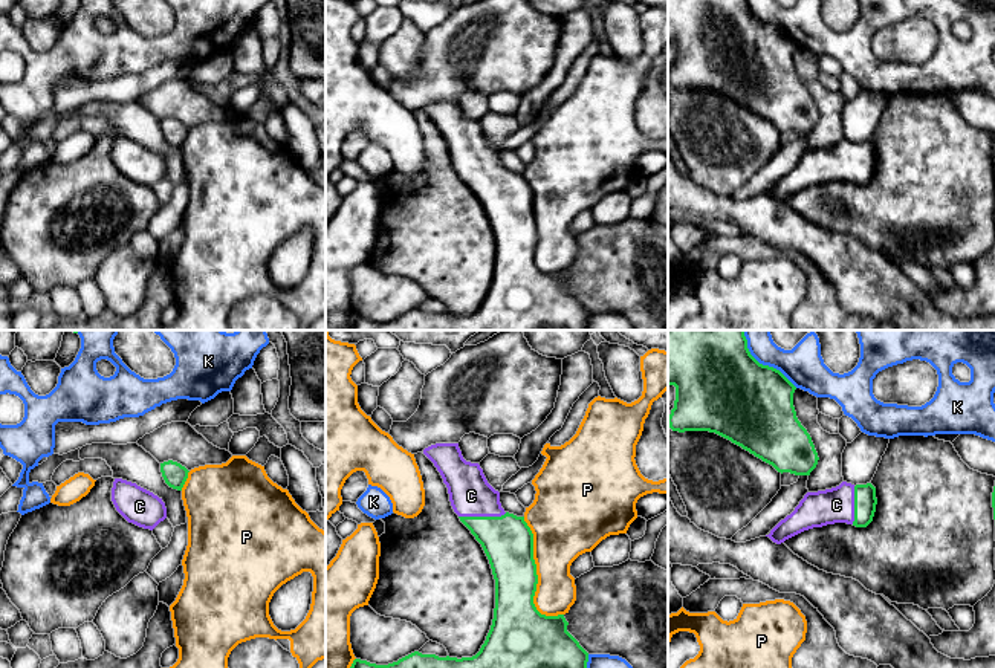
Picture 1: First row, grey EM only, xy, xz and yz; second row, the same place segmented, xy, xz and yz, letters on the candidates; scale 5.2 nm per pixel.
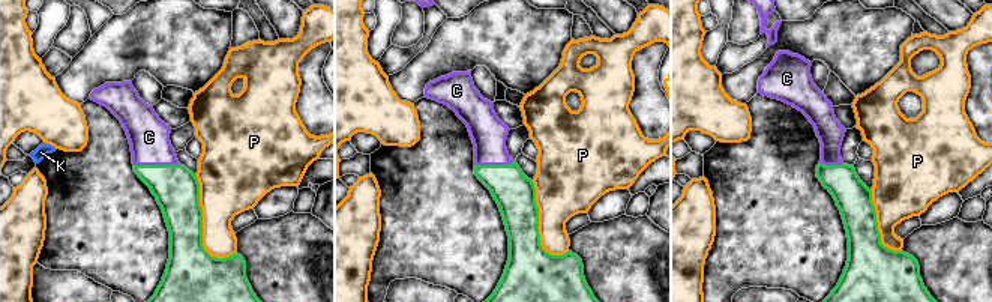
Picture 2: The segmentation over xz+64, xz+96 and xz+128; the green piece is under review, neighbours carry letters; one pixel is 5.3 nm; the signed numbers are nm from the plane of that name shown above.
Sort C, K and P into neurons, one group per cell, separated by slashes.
C / K / P

